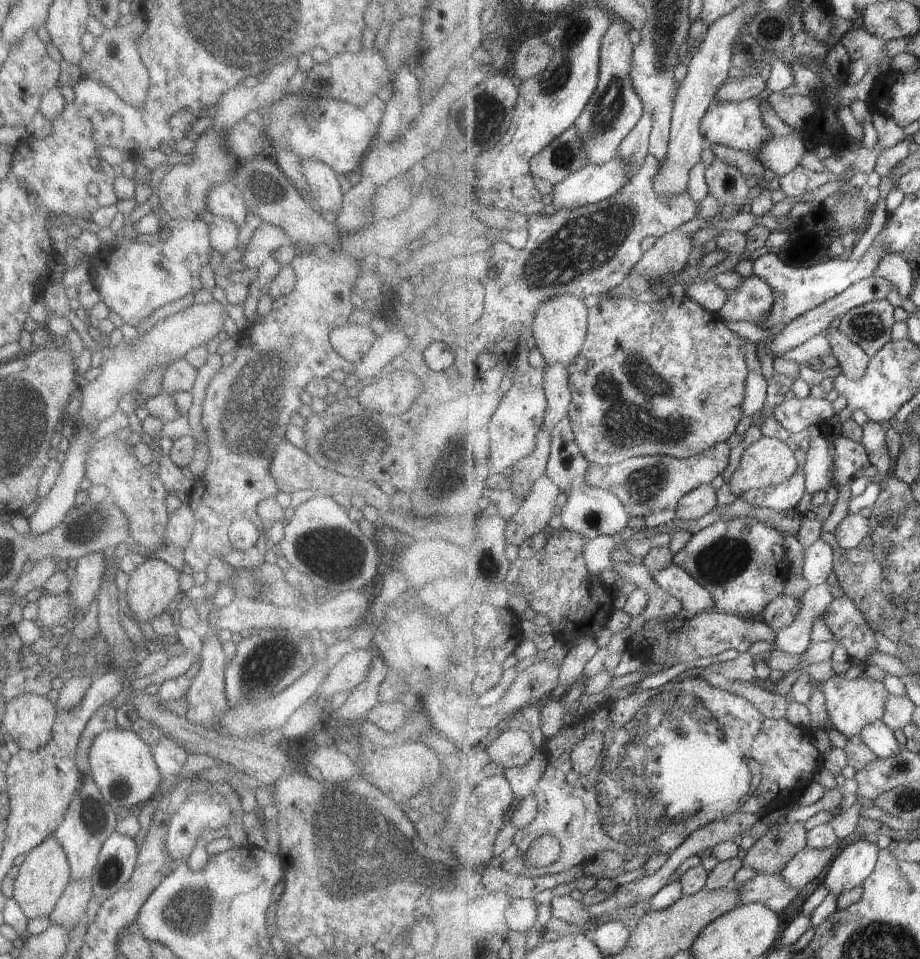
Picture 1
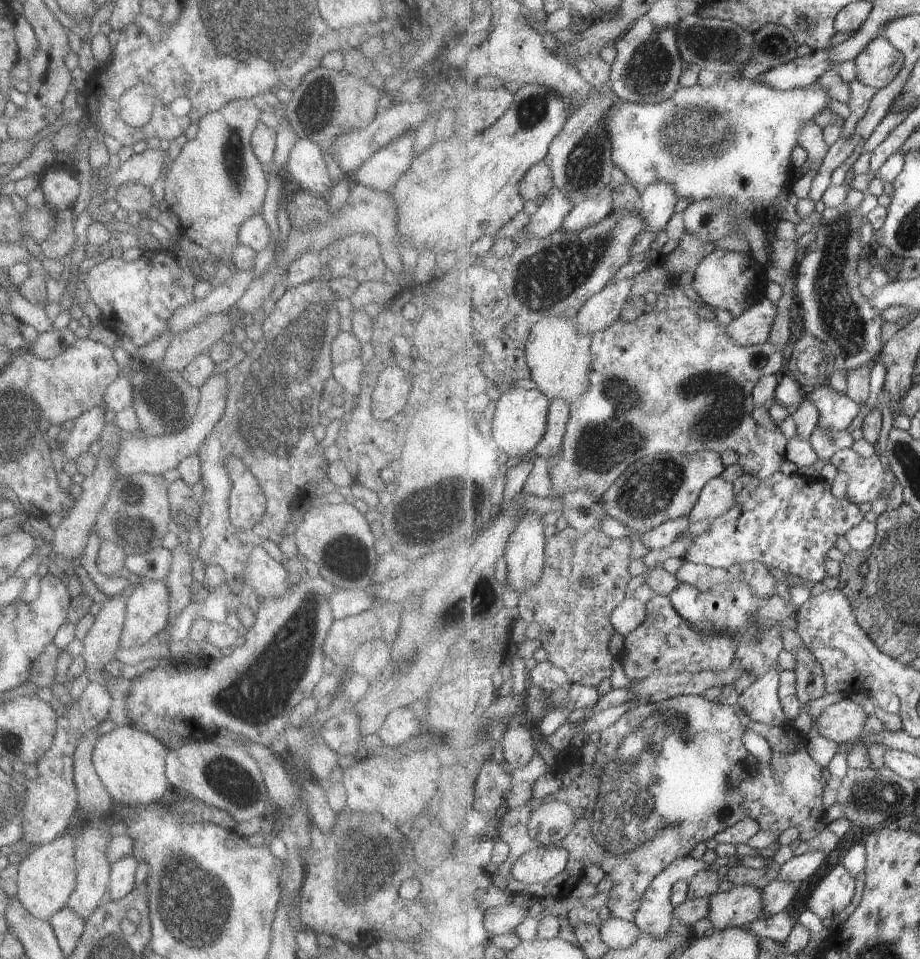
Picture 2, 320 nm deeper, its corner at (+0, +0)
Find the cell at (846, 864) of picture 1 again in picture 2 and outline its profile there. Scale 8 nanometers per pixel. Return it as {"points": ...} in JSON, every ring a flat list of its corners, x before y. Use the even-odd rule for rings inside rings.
{"points":[[838,864,830,873,825,875,814,888,808,901,807,908,811,909,823,920,837,920,855,896,857,879,842,865]]}

